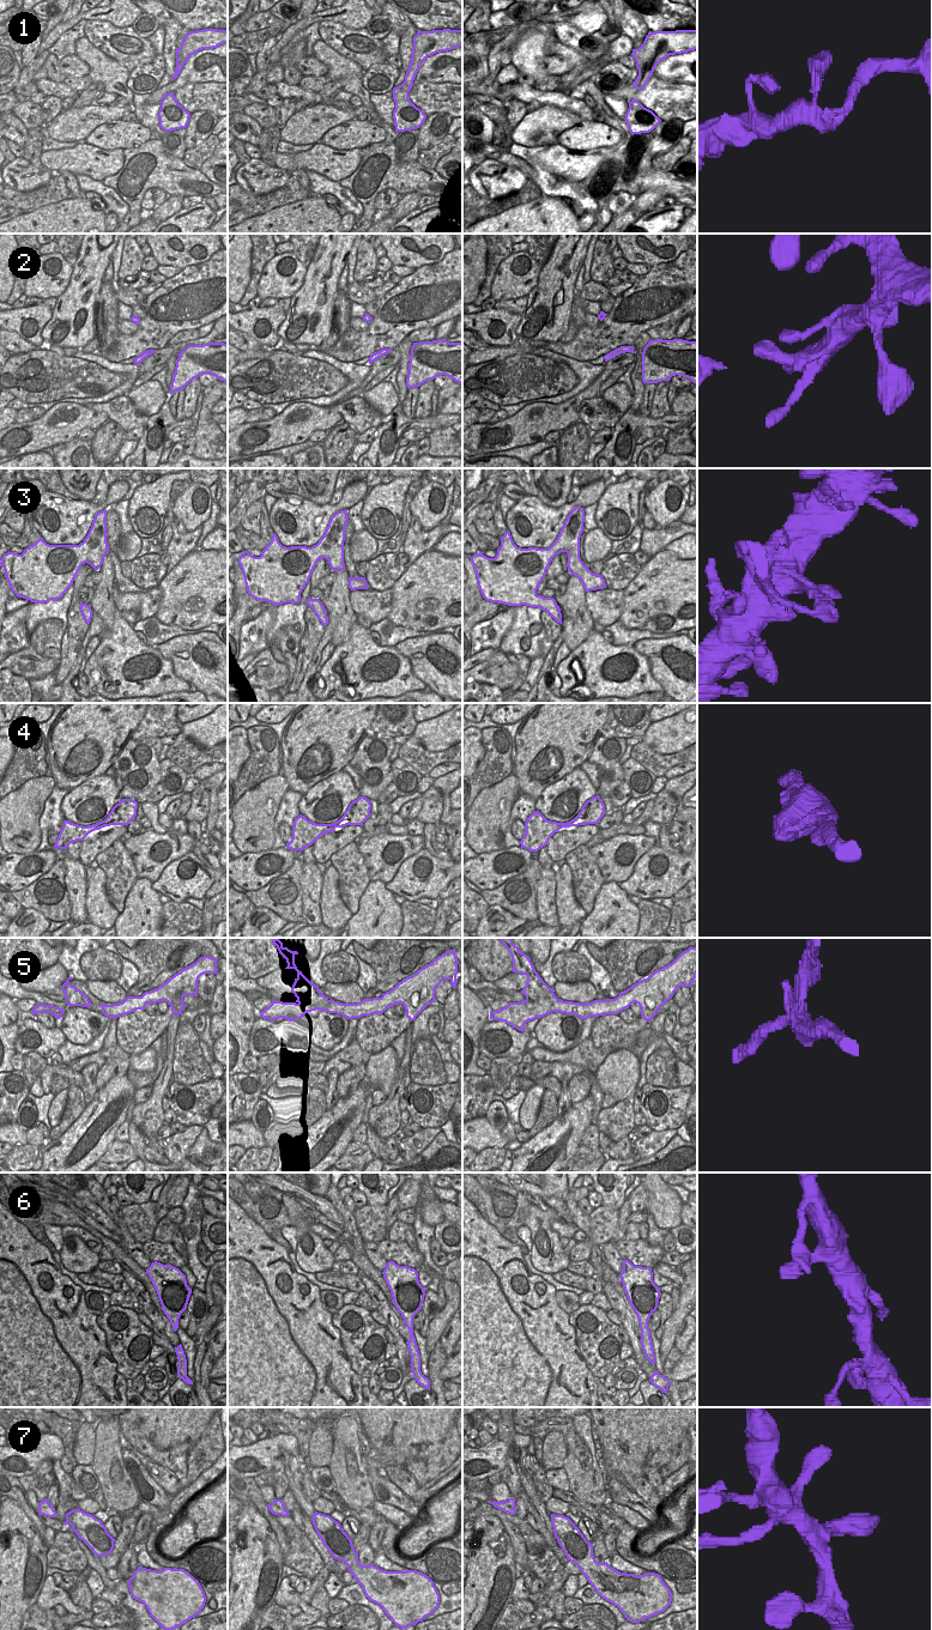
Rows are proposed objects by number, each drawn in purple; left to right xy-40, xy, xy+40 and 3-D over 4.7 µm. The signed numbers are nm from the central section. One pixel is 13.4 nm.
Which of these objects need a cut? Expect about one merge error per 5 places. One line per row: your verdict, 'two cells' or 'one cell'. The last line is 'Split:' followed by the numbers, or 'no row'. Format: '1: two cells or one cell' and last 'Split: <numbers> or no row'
1: one cell
2: one cell
3: one cell
4: one cell
5: two cells
6: two cells
7: two cells
Split: 5, 6, 7

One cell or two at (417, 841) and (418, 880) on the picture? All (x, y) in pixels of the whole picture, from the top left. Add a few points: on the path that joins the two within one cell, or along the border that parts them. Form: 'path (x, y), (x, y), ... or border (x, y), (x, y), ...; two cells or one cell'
border (423, 847), (410, 855), (397, 872); two cells

